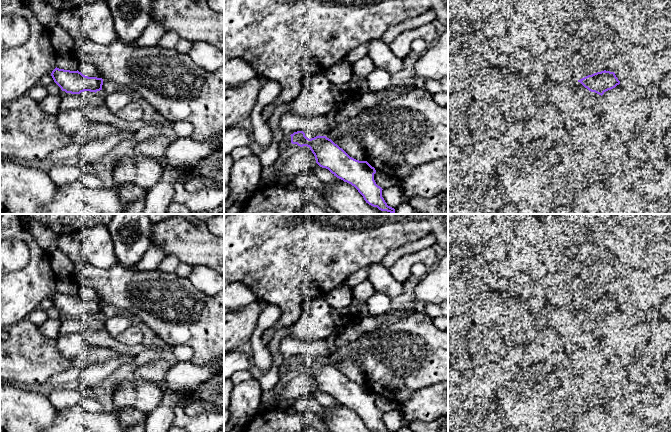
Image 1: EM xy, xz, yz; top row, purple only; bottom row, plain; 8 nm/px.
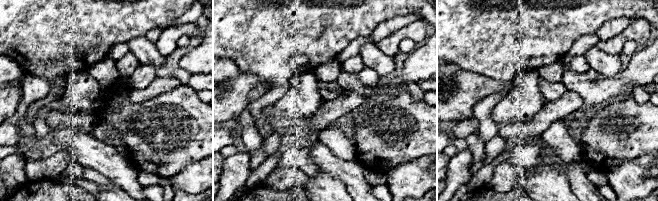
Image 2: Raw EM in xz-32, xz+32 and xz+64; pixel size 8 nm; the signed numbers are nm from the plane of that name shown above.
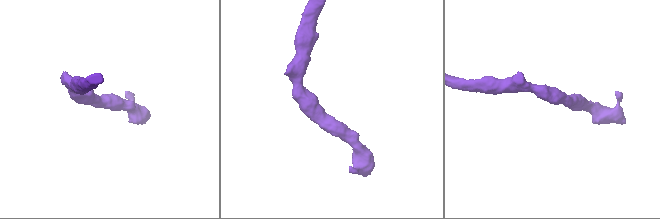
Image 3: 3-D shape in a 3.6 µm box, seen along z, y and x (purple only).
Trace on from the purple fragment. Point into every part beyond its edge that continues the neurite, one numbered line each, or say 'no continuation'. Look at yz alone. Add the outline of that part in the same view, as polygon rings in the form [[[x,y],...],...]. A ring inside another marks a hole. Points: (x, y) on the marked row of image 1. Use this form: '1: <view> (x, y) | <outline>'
no continuation

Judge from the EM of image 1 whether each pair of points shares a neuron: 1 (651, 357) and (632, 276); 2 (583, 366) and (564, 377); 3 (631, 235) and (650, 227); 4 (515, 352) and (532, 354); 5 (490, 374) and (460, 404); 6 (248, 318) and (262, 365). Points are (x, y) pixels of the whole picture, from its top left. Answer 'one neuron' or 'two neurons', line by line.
1: one neuron
2: two neurons
3: two neurons
4: two neurons
5: one neuron
6: two neurons

